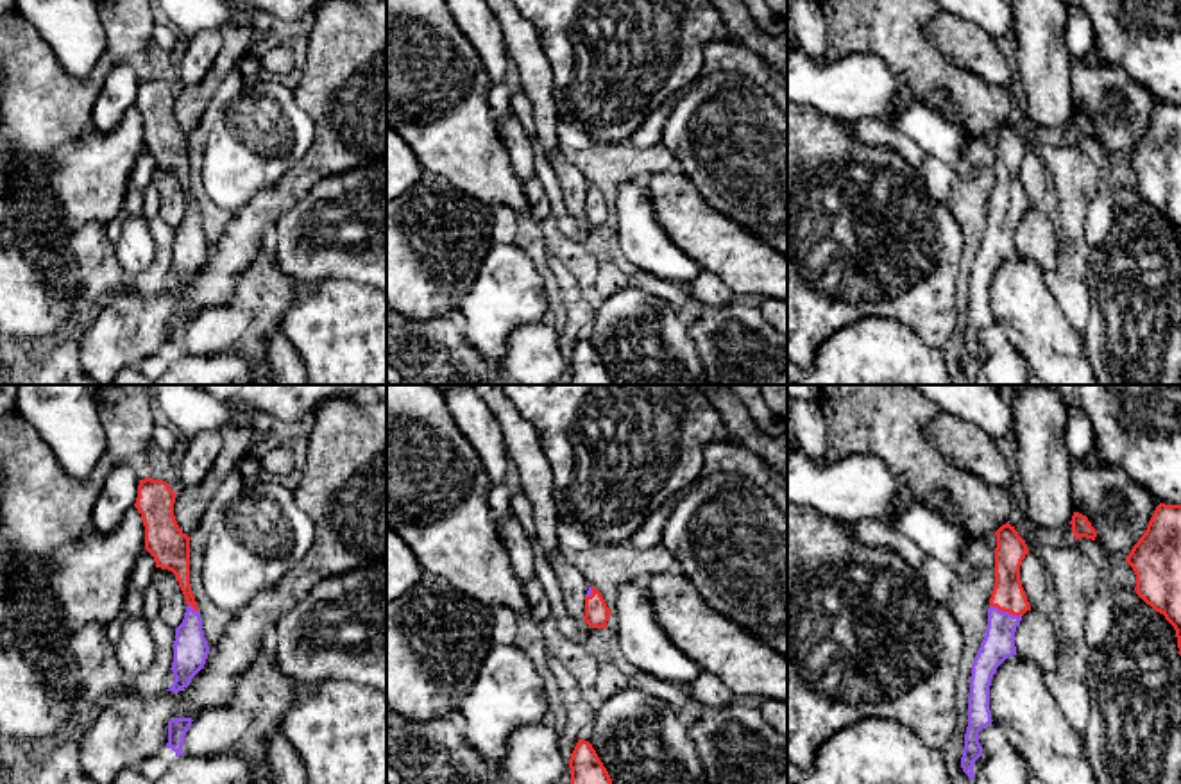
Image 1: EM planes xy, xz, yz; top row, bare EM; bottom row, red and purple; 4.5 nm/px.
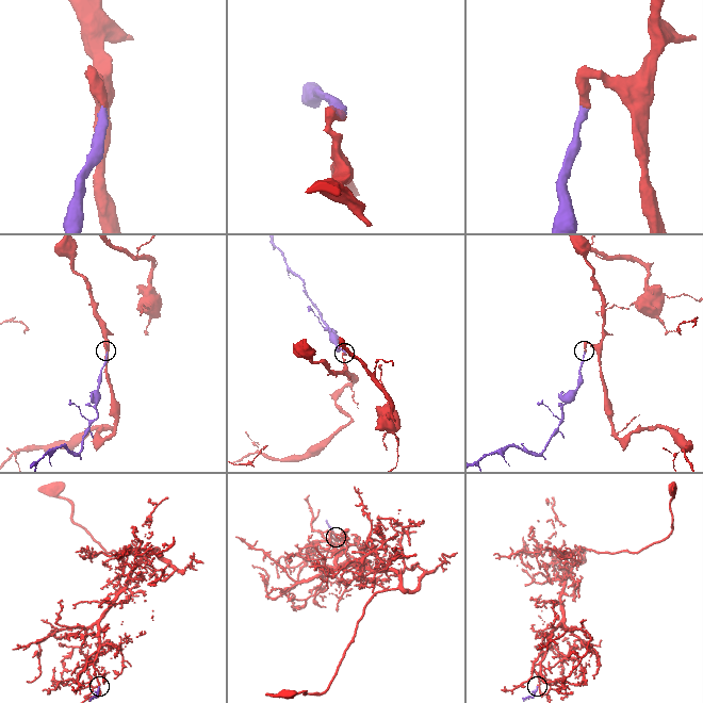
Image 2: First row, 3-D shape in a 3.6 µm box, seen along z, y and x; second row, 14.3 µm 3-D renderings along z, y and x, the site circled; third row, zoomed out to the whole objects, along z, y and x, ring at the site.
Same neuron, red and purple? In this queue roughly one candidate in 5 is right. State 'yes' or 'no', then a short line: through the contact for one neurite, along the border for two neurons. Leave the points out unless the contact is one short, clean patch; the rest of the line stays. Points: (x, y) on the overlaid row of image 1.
yes | yz (1008, 595), (1006, 611), (999, 643)

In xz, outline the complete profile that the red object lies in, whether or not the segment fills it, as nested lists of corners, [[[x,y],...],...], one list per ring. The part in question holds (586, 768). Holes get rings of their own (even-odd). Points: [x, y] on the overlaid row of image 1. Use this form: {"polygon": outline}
{"polygon": [[[578,739],[571,759],[571,784],[612,784],[612,779],[589,741]]]}

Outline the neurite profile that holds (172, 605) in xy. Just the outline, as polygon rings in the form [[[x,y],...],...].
[[[156,567],[150,585],[159,594],[159,618],[170,628],[177,628],[184,619],[188,605],[175,575],[168,569]]]

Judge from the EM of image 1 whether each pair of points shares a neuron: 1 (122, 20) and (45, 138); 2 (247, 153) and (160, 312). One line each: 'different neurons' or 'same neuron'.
1: same neuron
2: different neurons

